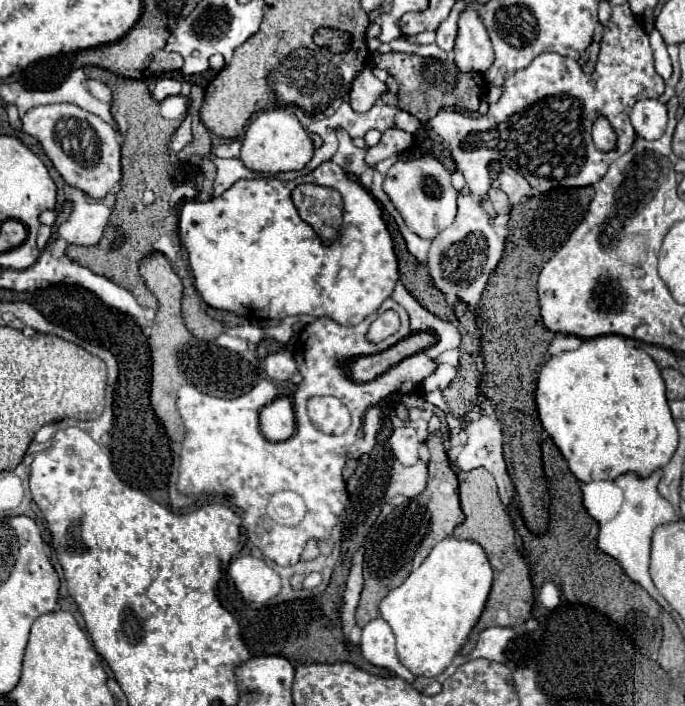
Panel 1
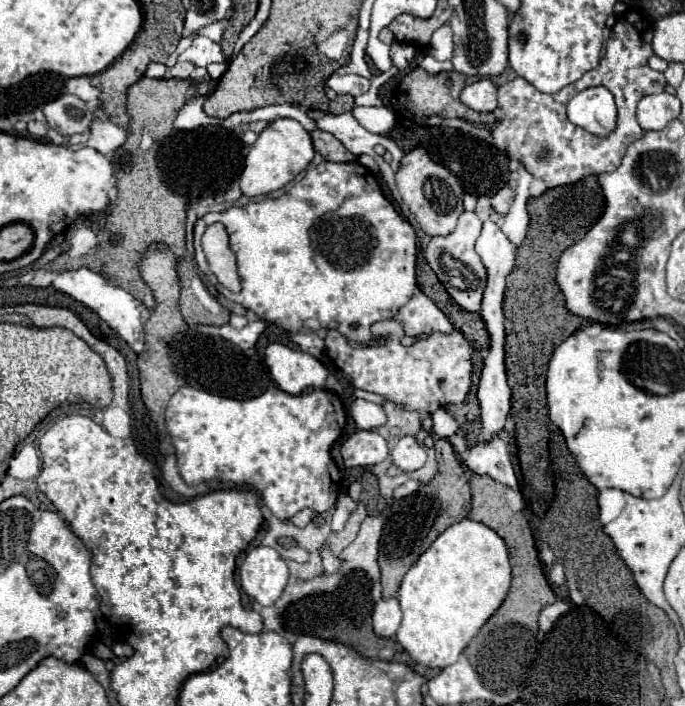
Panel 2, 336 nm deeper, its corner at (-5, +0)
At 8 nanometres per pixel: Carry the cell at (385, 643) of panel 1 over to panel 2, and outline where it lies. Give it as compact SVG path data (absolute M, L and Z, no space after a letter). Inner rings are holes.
M380 599L372 611L372 627L378 637L394 637L402 621L398 599Z

